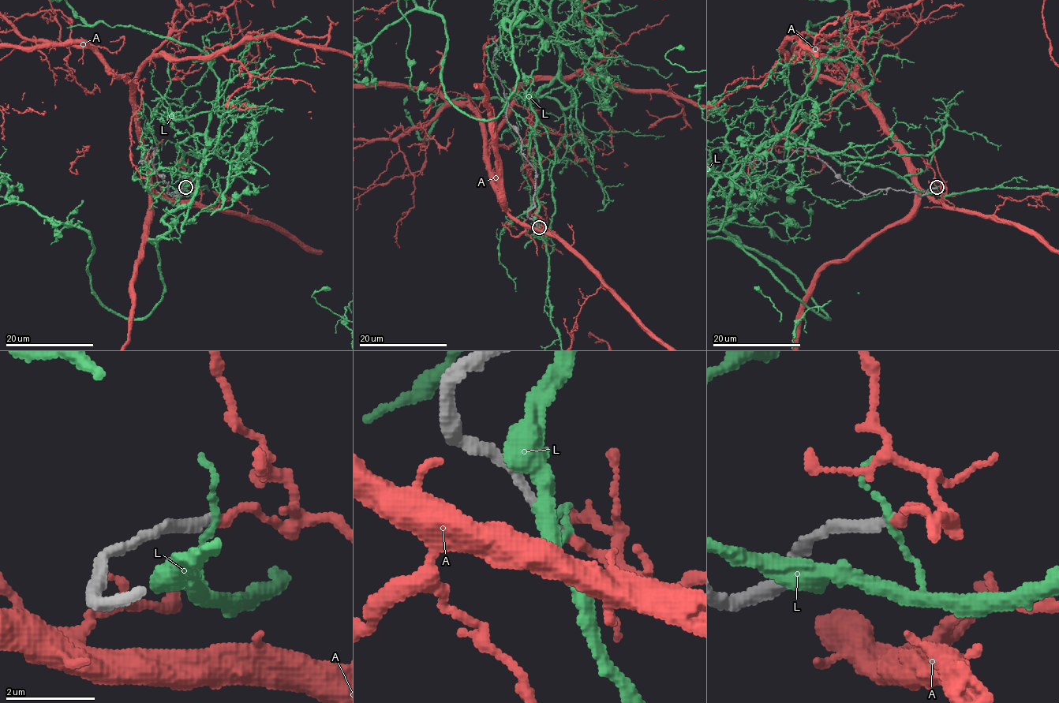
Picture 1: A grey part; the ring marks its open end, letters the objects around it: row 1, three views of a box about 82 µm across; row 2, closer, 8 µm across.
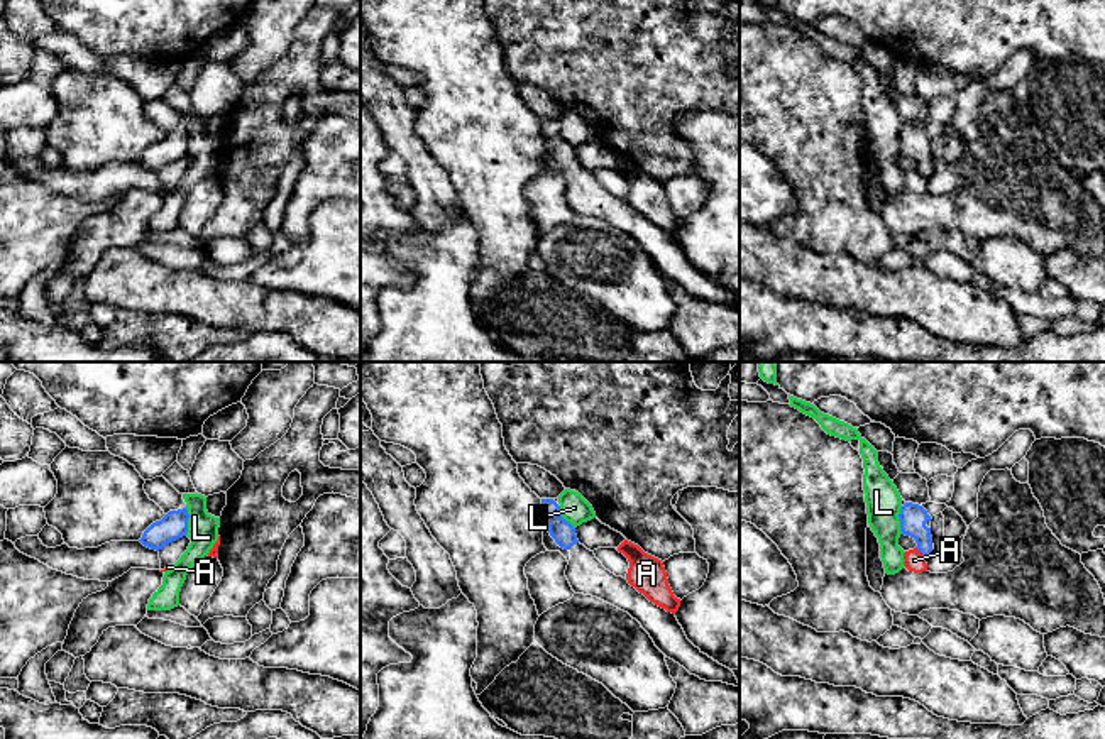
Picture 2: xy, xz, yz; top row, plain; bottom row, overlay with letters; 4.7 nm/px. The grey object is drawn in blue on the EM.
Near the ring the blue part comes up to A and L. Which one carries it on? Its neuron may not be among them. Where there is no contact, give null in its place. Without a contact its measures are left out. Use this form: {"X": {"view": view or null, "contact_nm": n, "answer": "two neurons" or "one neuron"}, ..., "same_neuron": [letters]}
{"A": {"view": "yz", "contact_nm": 70, "answer": "two neurons"}, "L": {"view": "xy", "contact_nm": 140, "answer": "two neurons"}, "same_neuron": []}

